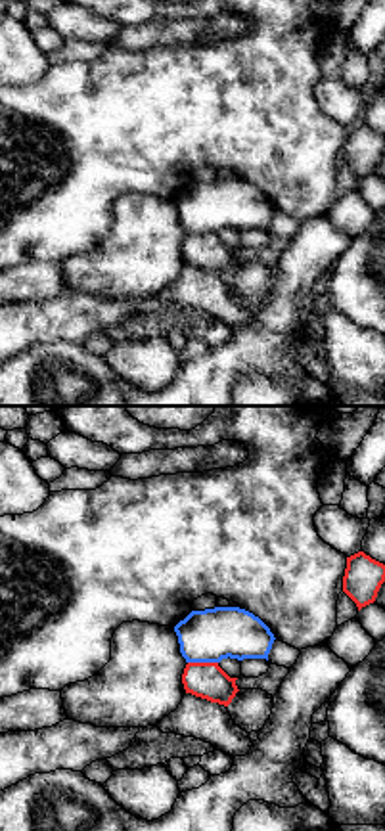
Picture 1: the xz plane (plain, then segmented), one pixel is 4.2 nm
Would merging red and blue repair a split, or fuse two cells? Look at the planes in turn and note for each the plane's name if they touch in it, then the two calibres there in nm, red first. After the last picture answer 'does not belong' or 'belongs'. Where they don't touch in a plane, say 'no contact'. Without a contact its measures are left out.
contact in xz; calibres 160 and 220 nm

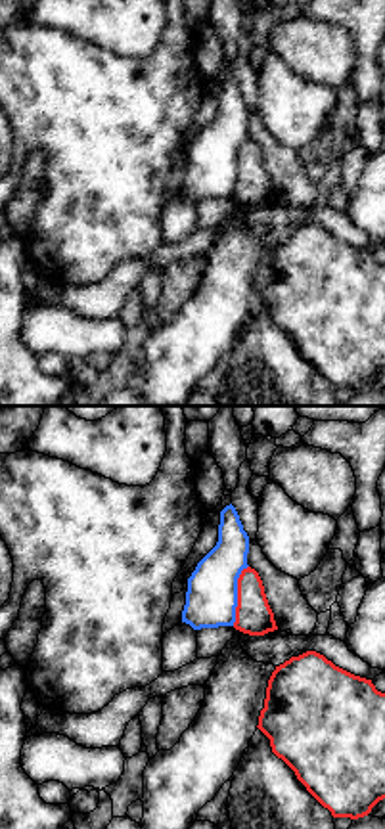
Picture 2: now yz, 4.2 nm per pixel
contact in yz; calibres 160 and 220 nm

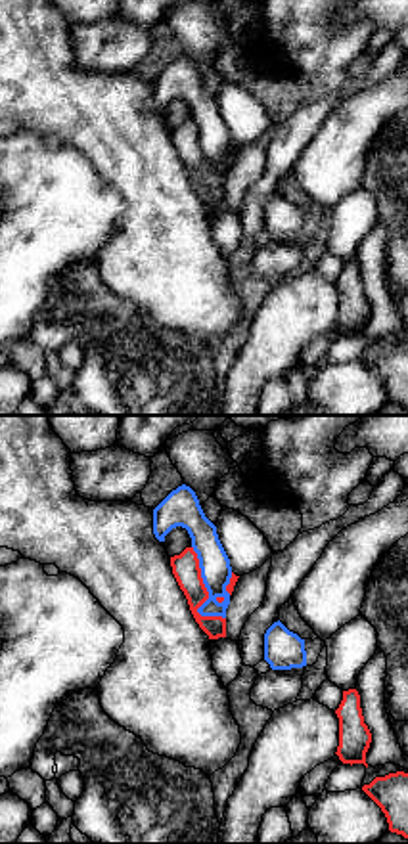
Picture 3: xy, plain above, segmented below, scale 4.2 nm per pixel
contact in xy; calibres 120 and 130 nm

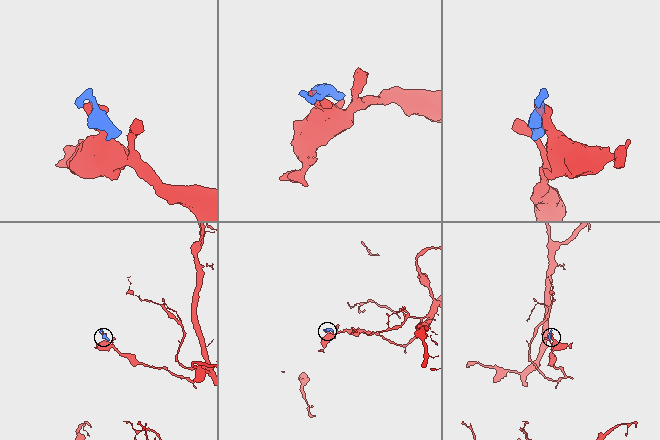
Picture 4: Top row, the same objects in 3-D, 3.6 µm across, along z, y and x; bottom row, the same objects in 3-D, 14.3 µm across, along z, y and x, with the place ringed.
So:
does not belong

